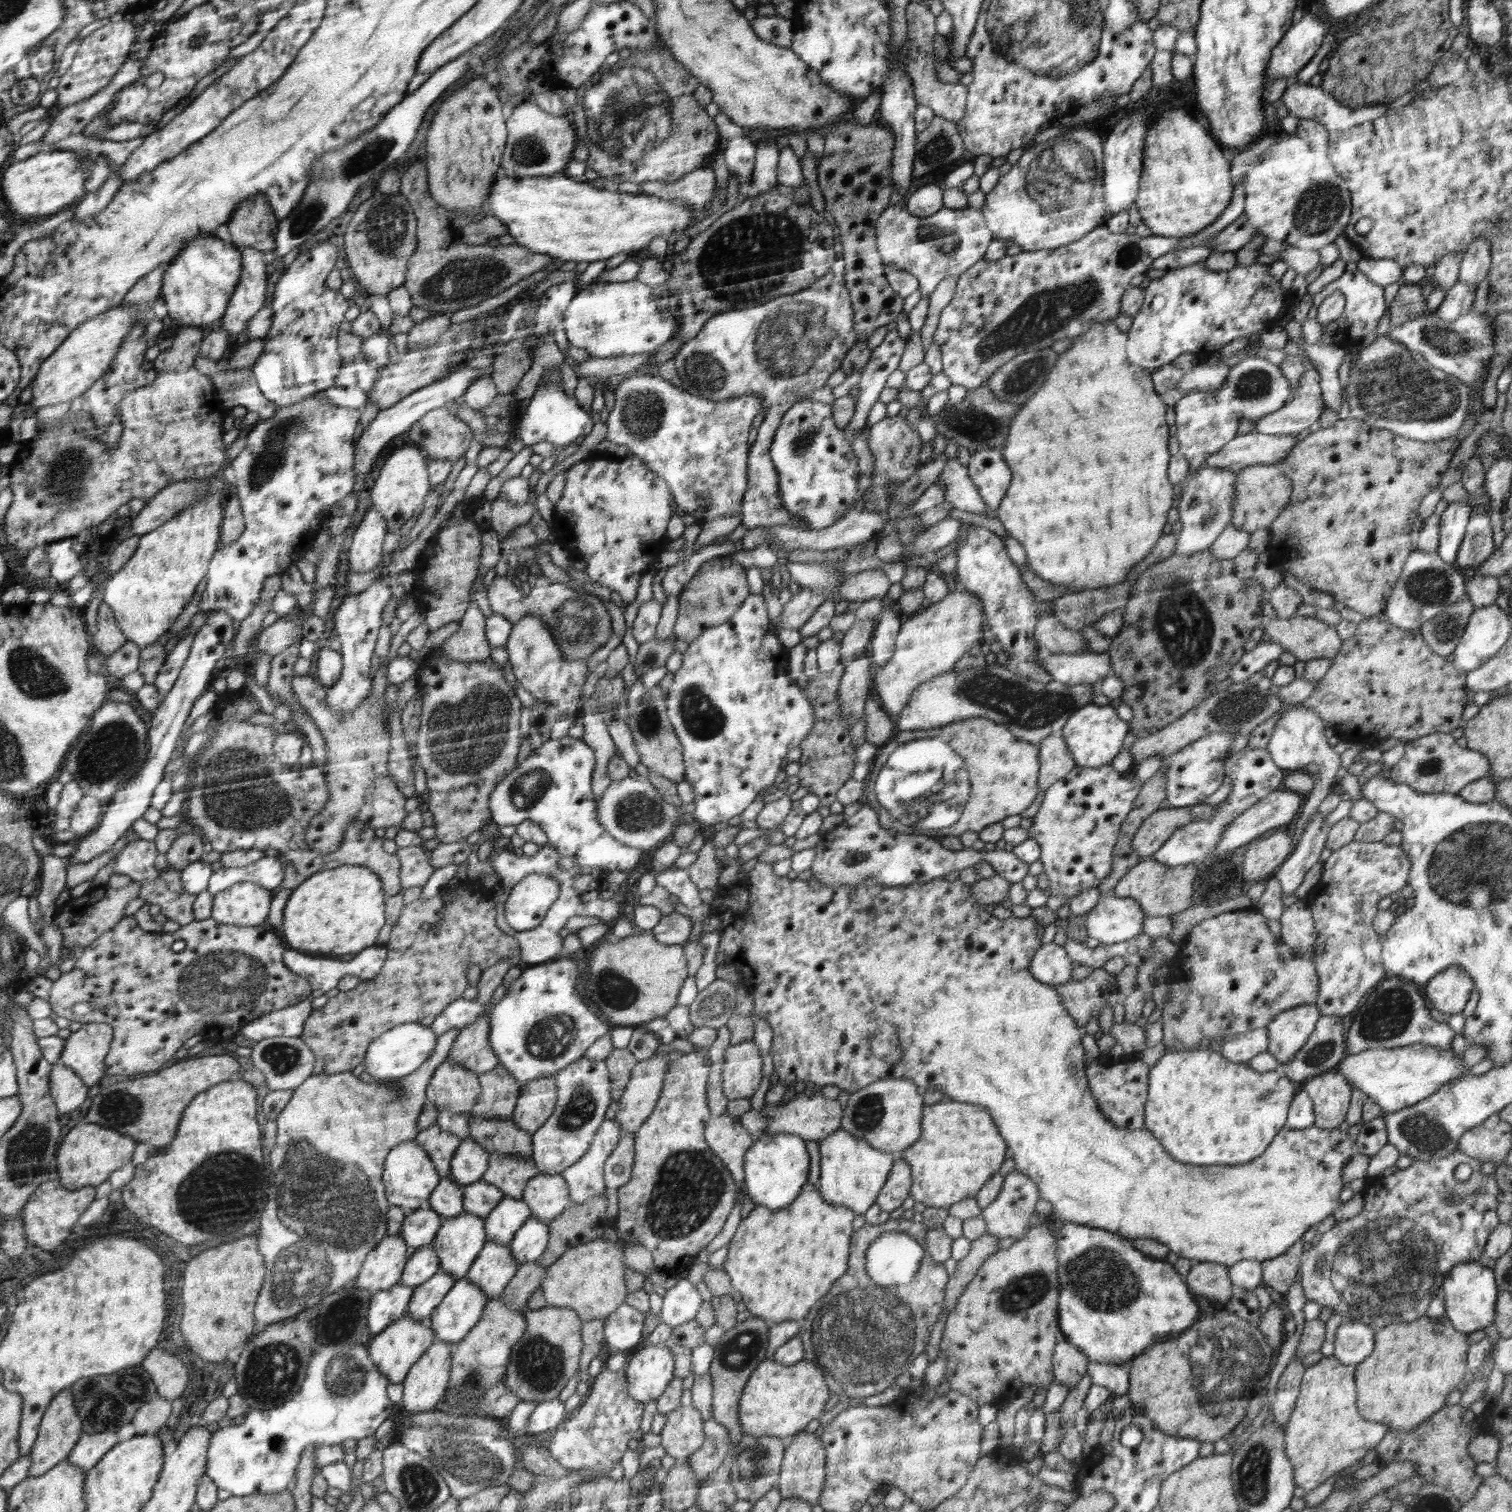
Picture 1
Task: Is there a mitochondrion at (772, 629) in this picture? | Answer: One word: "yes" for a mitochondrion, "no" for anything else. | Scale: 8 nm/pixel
no

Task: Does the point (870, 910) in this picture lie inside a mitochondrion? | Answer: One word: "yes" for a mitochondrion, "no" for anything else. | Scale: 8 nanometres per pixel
no

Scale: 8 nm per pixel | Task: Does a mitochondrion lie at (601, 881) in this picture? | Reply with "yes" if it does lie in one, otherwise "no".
no

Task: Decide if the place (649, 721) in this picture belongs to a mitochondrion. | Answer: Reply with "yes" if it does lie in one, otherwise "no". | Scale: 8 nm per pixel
yes

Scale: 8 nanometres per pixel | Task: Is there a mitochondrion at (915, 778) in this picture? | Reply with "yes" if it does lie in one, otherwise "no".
yes

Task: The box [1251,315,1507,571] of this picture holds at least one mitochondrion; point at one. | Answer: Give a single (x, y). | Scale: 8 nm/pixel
(1396, 387)

